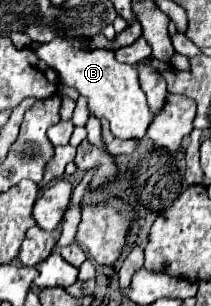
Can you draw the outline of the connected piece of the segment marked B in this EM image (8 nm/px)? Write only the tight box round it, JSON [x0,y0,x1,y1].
[34,37,154,141]

